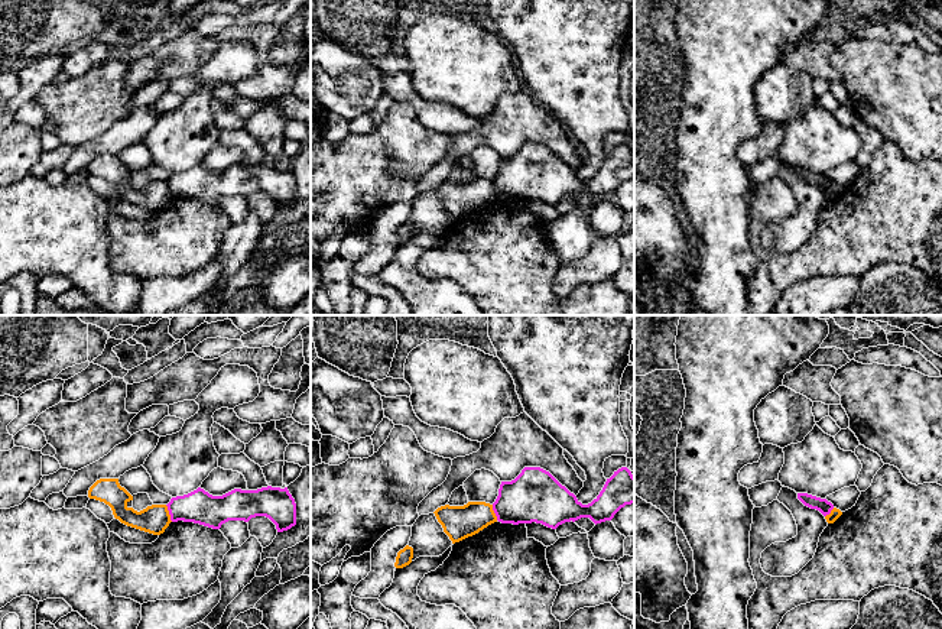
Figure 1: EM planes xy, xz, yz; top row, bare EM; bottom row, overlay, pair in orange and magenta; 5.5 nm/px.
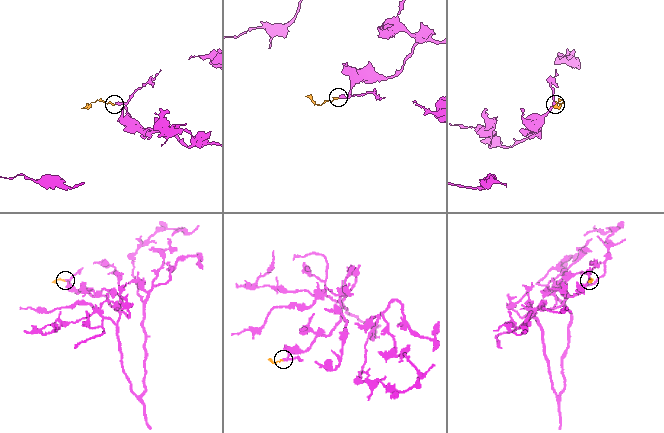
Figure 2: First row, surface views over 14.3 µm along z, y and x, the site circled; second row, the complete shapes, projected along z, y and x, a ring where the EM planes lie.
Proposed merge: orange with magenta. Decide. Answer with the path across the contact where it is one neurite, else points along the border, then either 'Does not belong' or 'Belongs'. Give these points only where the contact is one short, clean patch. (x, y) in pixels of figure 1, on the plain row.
Boundary: xy (165, 181), (172, 197). Does not belong

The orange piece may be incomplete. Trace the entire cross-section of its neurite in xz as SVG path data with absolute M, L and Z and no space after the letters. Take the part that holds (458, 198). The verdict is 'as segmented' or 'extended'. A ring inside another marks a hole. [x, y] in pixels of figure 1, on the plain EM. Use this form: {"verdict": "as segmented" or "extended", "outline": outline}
{"verdict": "as segmented", "outline": "M468 178L464 182L445 181L433 189L452 220L472 213L497 198L493 181L485 178Z"}

